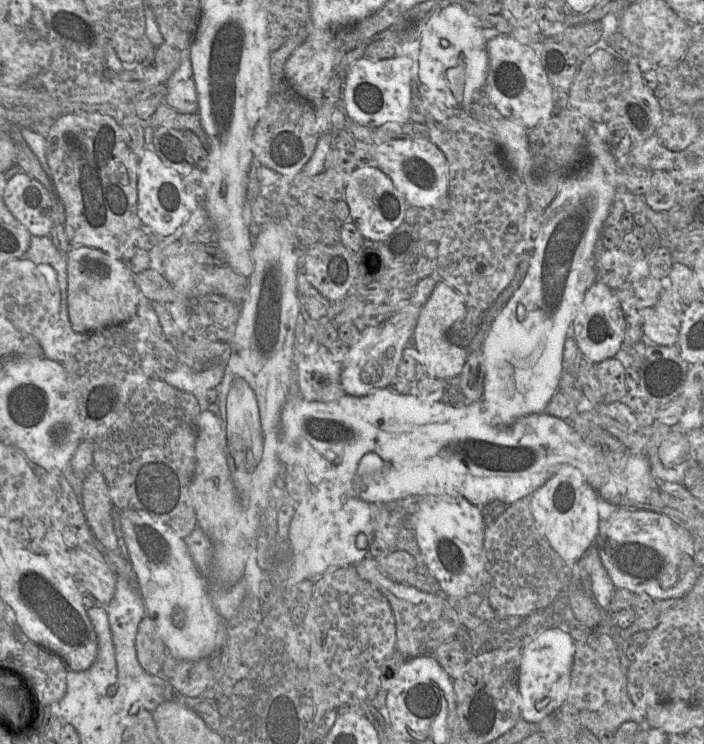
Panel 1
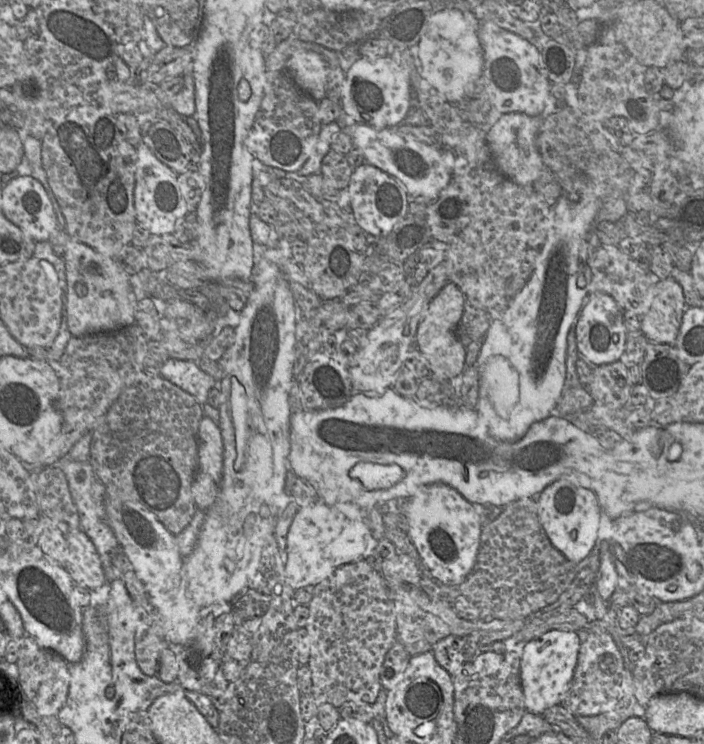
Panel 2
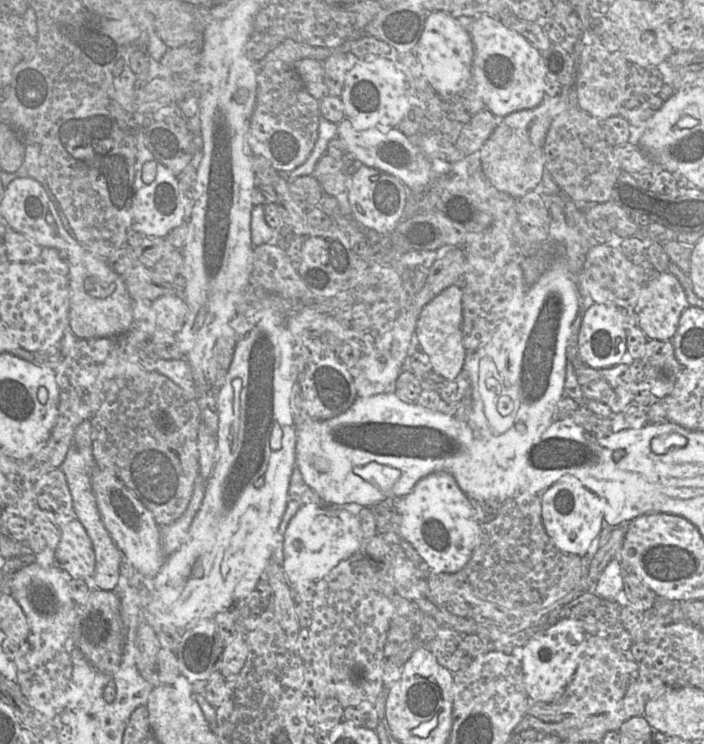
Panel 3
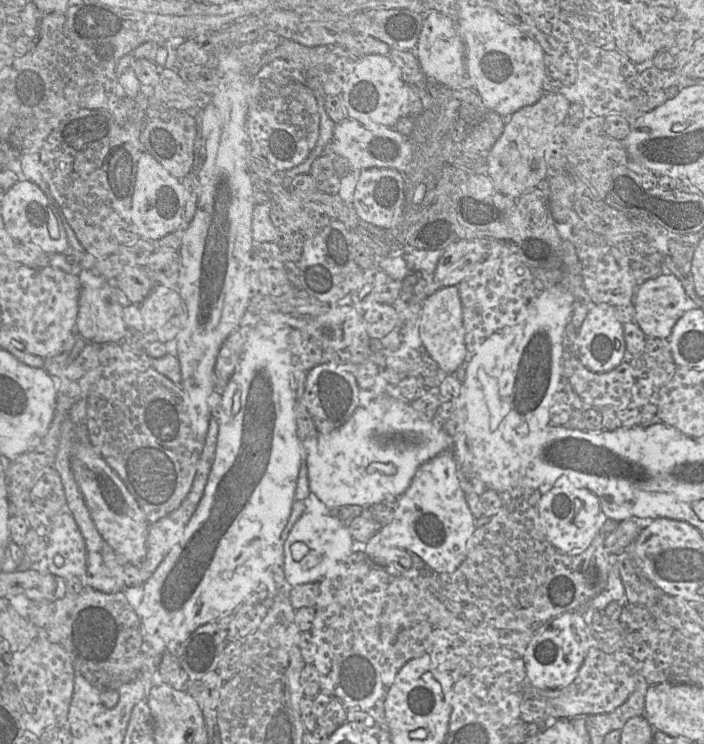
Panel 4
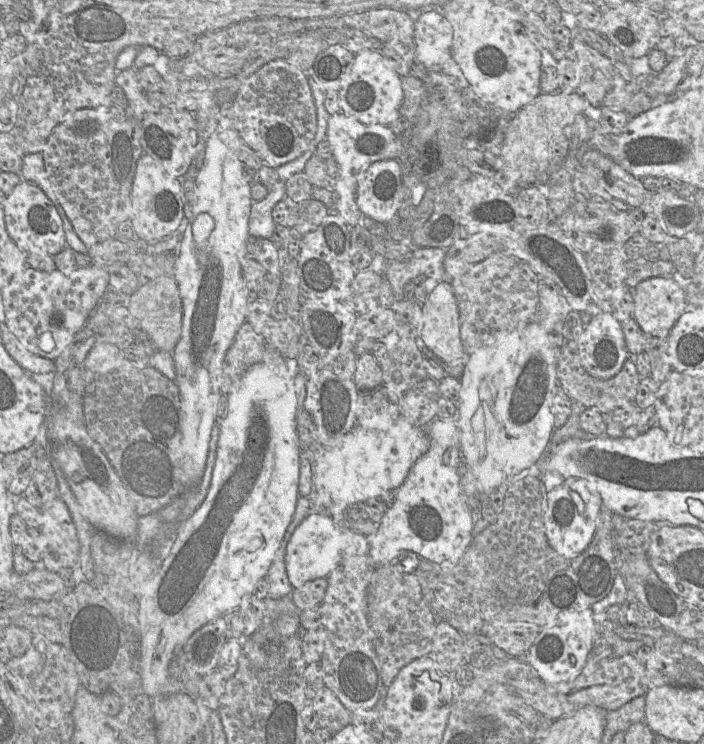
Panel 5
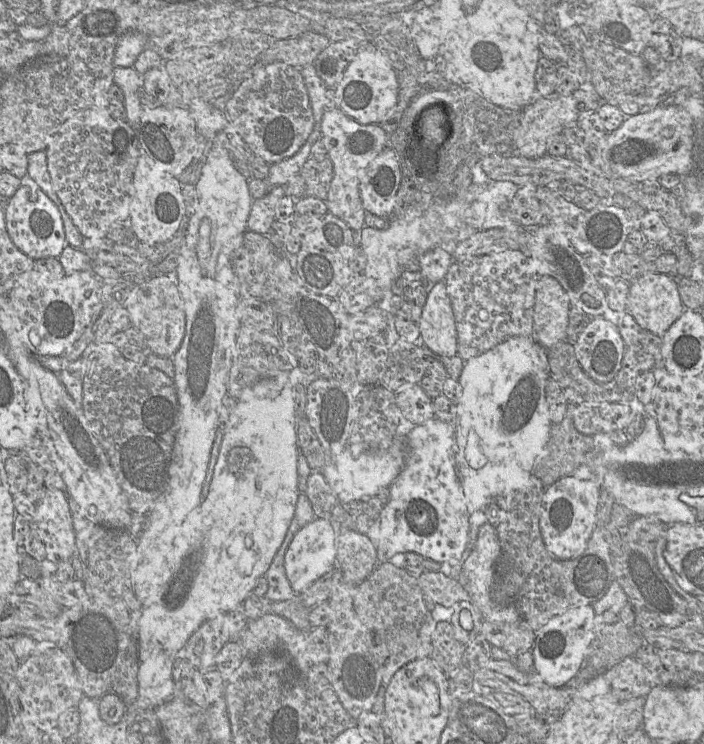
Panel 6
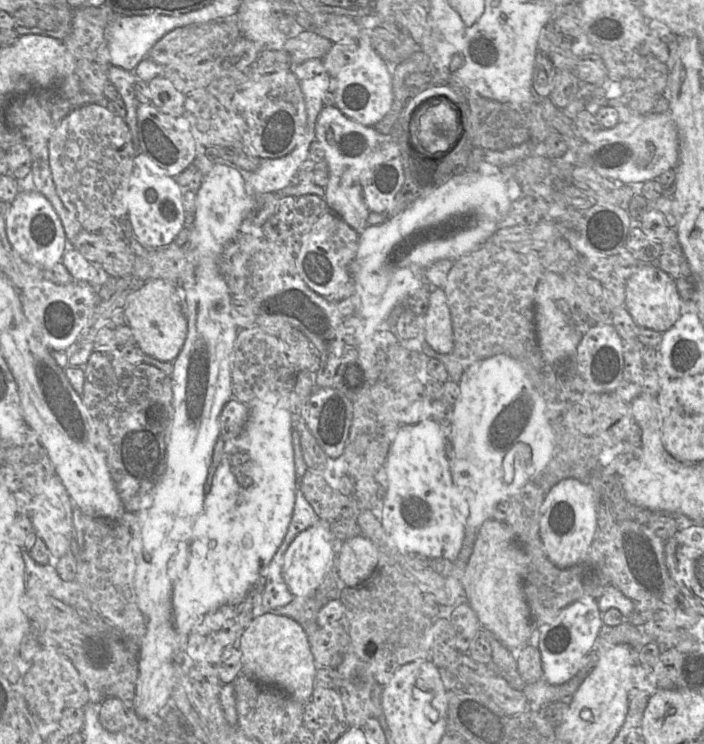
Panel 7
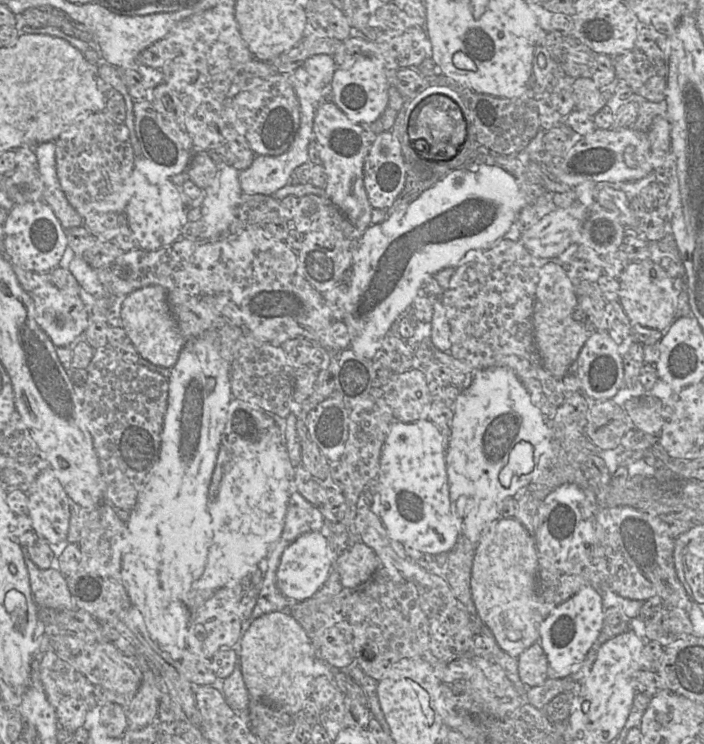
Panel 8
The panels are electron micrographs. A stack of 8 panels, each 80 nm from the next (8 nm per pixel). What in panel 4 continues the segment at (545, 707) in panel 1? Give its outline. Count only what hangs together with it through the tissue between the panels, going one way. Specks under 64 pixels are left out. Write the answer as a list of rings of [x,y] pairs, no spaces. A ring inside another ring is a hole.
[[[568,611],[537,630],[524,653],[527,684],[538,689],[557,689],[569,685],[576,677],[587,652],[594,645],[580,611]]]

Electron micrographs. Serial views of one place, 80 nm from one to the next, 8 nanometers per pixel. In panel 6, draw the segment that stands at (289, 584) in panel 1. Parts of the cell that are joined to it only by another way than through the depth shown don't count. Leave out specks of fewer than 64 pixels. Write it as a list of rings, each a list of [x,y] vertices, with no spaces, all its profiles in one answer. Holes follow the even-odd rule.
[[[317,517],[295,533],[285,553],[284,568],[296,594],[301,593],[336,565],[336,538],[336,526]]]

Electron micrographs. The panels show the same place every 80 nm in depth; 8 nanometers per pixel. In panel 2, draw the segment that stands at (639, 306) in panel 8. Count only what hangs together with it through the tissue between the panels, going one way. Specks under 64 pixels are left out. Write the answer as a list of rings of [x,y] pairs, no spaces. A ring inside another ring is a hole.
[[[671,276],[656,280],[652,303],[641,317],[641,332],[649,342],[674,345],[686,308],[676,280]]]

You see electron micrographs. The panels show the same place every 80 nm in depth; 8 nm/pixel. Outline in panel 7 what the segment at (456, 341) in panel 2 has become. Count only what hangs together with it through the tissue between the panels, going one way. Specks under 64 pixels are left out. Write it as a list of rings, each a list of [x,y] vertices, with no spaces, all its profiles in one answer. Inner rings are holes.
[[[433,288],[424,319],[425,342],[437,353],[453,352],[452,320],[443,288]]]

